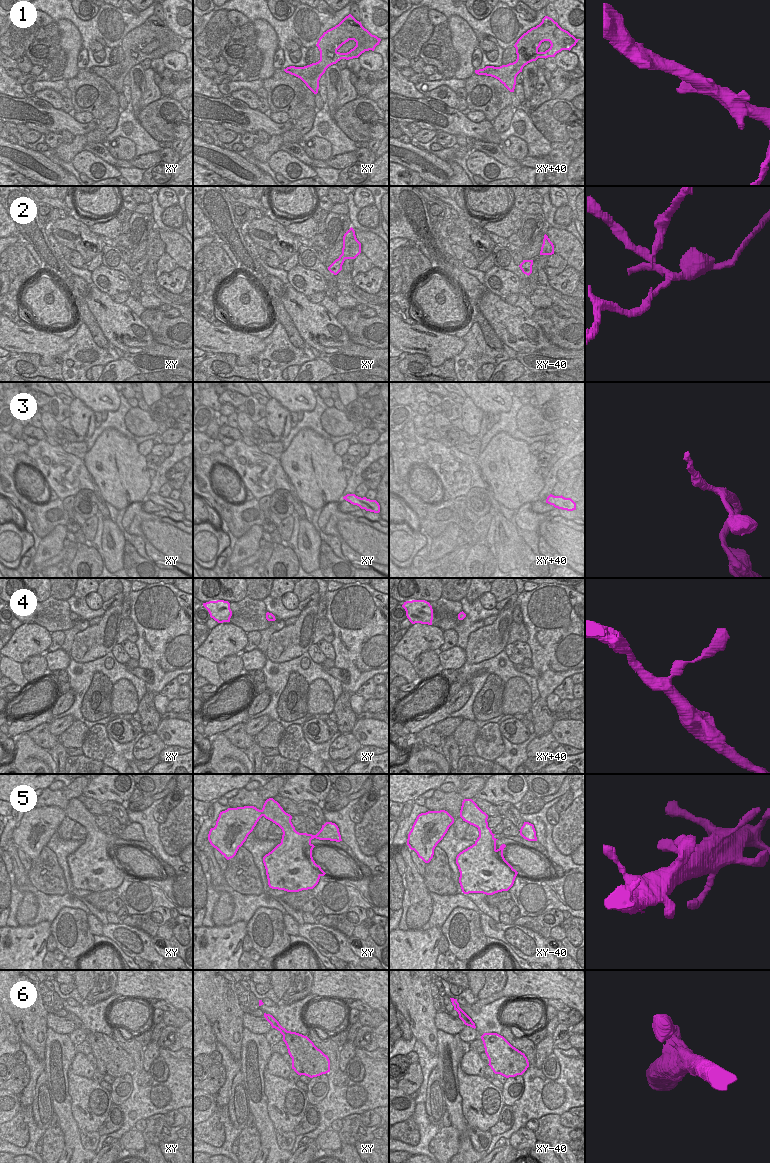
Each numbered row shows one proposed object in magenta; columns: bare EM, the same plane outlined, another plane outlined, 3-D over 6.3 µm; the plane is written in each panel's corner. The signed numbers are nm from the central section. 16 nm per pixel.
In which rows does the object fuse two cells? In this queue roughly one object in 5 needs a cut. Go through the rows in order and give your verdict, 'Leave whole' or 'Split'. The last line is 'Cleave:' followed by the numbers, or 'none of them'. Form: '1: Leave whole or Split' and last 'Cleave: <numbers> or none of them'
1: Leave whole
2: Leave whole
3: Leave whole
4: Leave whole
5: Leave whole
6: Leave whole
Cleave: none of them

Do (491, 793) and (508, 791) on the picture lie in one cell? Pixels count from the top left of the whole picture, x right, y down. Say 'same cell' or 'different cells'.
same cell

